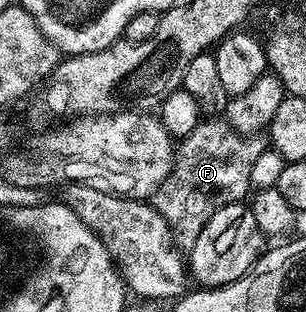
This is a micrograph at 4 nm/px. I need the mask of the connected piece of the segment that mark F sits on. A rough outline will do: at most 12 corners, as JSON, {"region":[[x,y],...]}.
{"region":[[226,119],[179,142],[150,201],[181,250],[243,202],[269,145]]}

